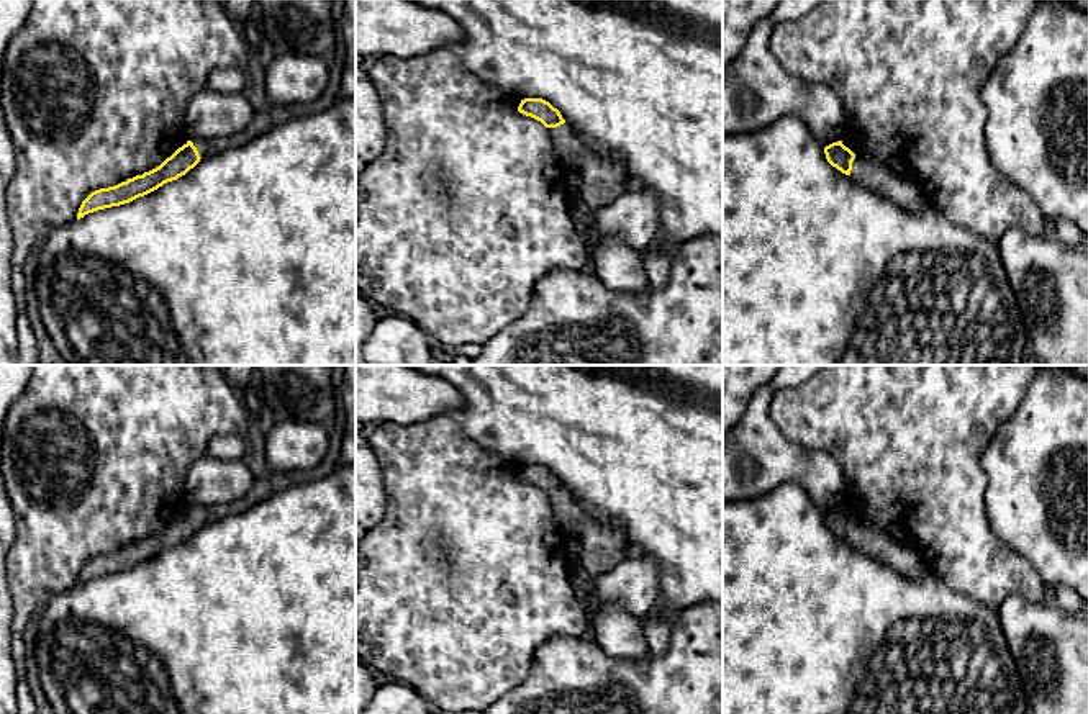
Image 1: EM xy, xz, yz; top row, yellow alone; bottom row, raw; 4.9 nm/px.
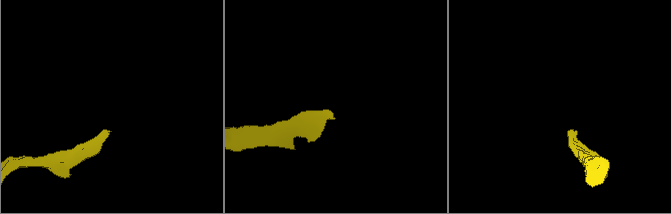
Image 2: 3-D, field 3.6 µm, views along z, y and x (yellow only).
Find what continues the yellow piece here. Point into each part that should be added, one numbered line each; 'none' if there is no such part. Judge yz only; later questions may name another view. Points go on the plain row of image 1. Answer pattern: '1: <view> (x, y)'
1: yz (877, 546)

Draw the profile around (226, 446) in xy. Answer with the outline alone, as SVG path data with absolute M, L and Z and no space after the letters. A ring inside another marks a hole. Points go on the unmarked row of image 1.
M221 434L210 439L205 454L223 460L243 460L246 439L239 434Z

